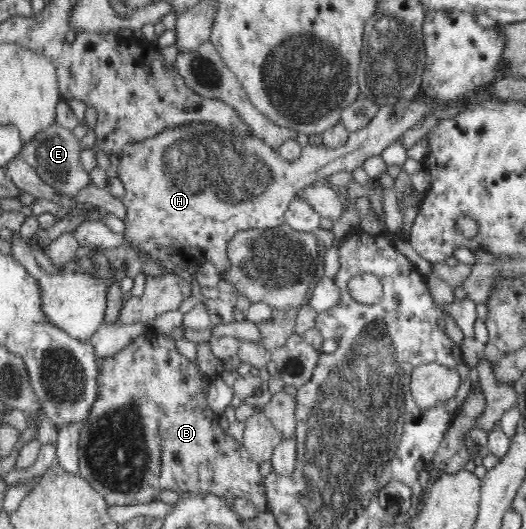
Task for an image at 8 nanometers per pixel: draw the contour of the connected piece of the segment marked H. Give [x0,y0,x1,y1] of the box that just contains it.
[116,95,464,327]

